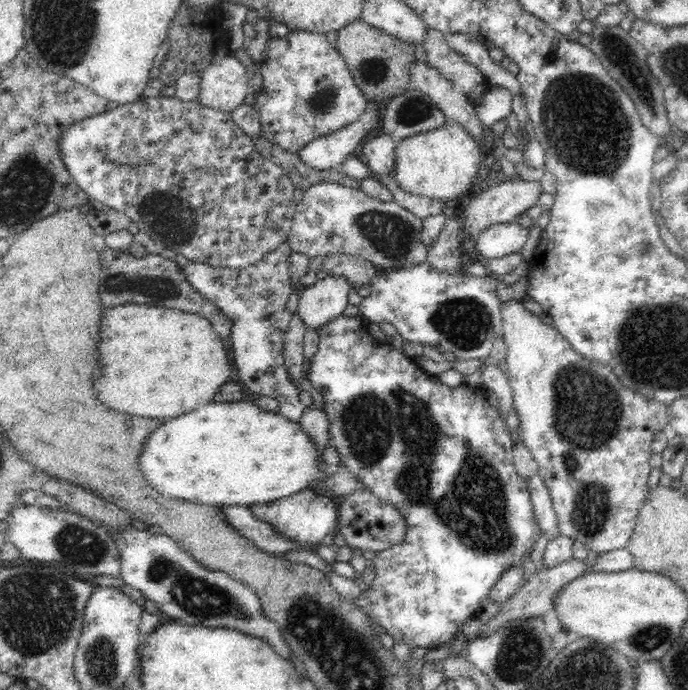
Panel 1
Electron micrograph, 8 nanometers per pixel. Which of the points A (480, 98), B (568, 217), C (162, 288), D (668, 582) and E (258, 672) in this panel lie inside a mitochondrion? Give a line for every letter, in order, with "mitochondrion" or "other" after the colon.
A: other
B: other
C: mitochondrion
D: other
E: other

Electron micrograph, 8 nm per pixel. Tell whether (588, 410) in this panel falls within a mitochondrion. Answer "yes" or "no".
yes

